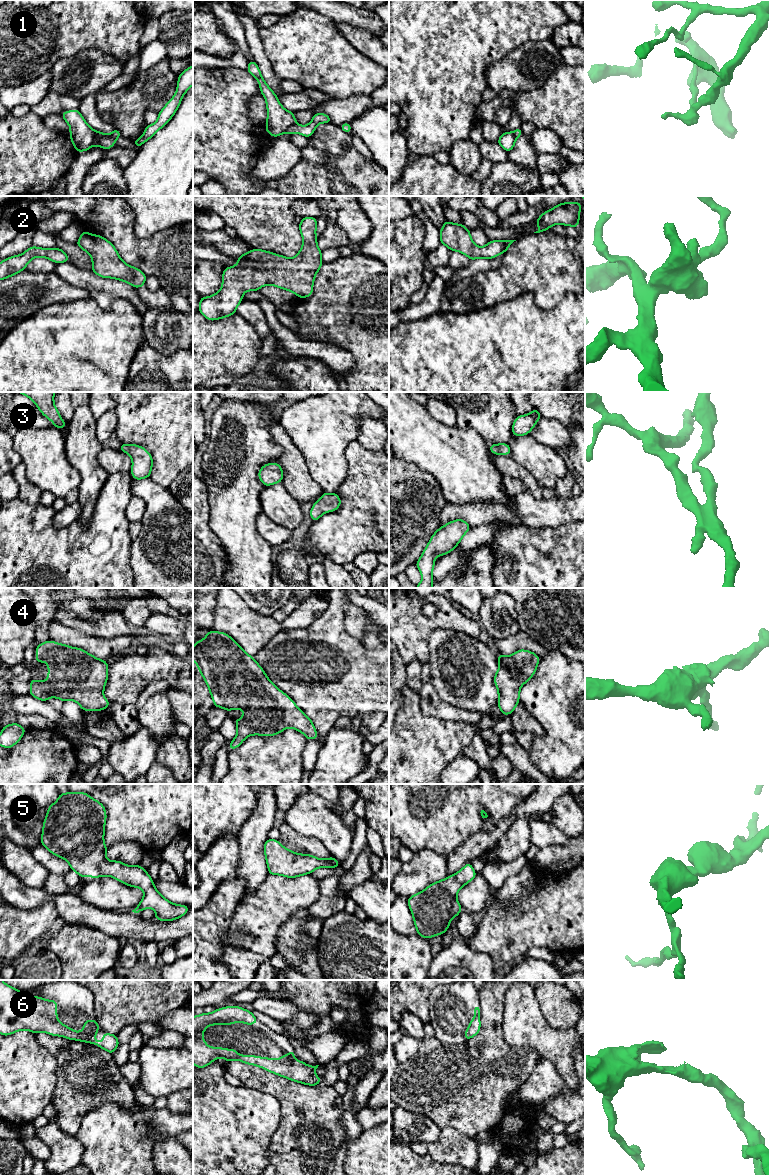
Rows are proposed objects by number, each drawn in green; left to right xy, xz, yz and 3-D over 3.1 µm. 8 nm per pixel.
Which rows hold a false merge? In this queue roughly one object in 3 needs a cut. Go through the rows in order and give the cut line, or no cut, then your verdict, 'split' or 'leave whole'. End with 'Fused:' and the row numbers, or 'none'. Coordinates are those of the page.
1: cut xy (93, 130), (100, 136), (111, 136), (115, 139); split
2: cut none; leave whole
3: cut none; leave whole
4: cut none; leave whole
5: cut none; leave whole
6: cut none; leave whole
Fused: 1

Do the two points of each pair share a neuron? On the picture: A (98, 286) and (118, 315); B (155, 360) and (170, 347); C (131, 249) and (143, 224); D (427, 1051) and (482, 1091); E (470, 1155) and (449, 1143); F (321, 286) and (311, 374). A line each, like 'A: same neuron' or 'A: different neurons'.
A: different neurons
B: different neurons
C: different neurons
D: same neuron
E: same neuron
F: different neurons

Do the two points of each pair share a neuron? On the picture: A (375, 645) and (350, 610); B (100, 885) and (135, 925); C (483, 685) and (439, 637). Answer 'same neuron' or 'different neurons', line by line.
A: different neurons
B: different neurons
C: same neuron

